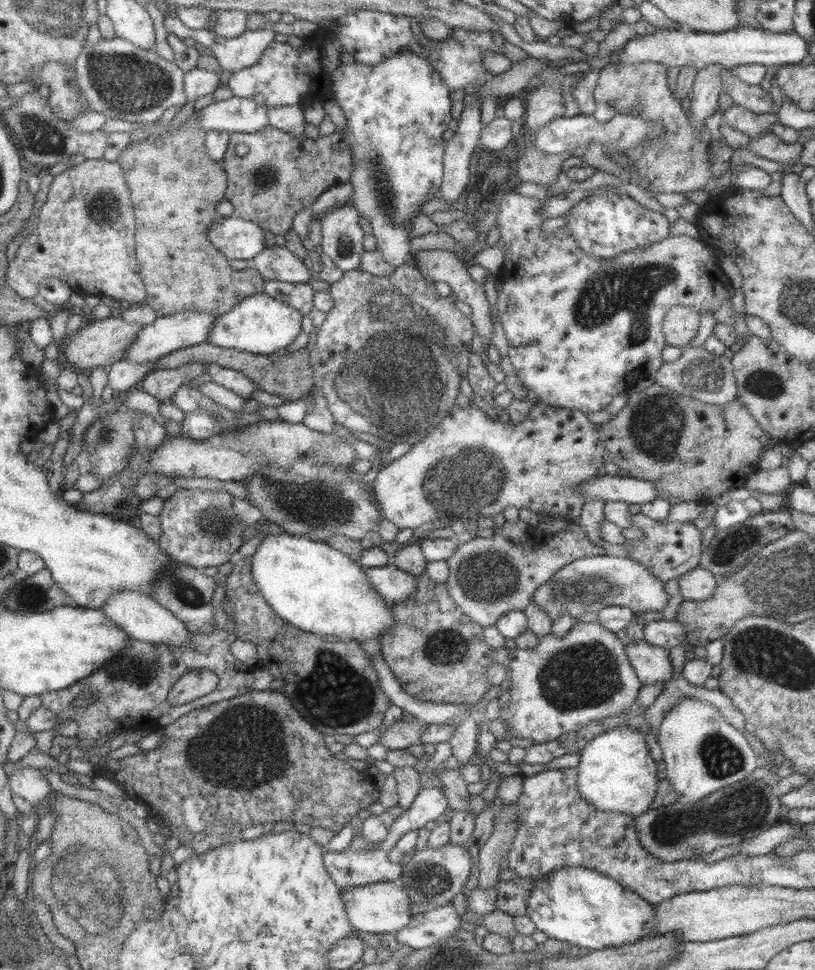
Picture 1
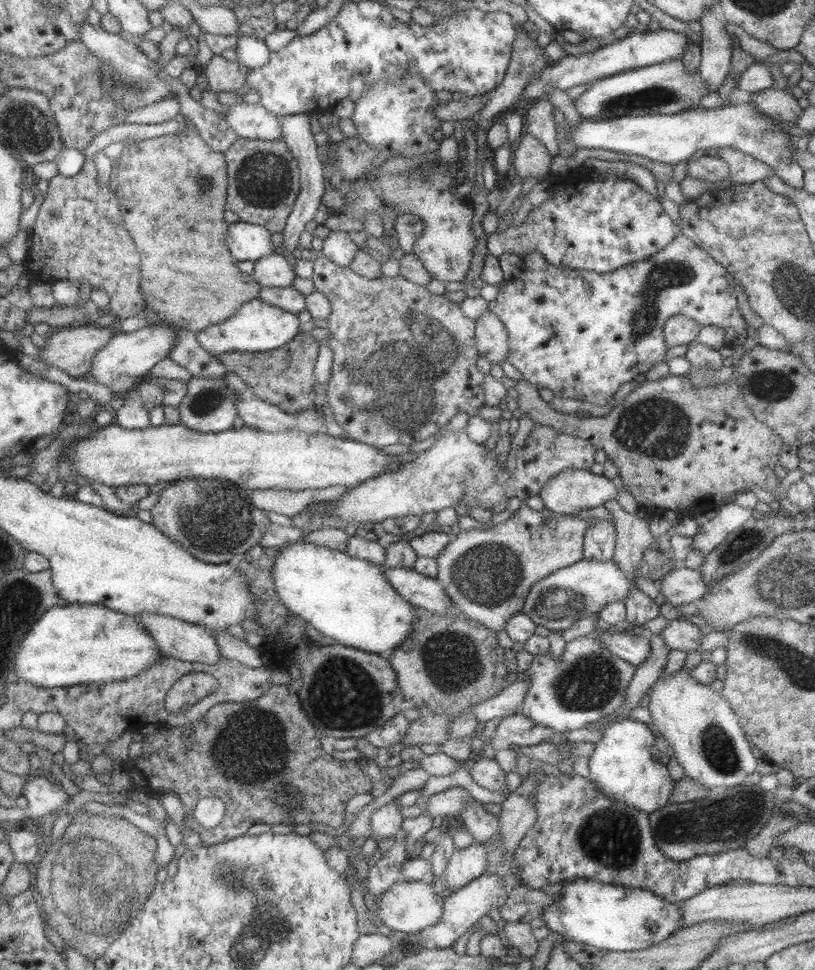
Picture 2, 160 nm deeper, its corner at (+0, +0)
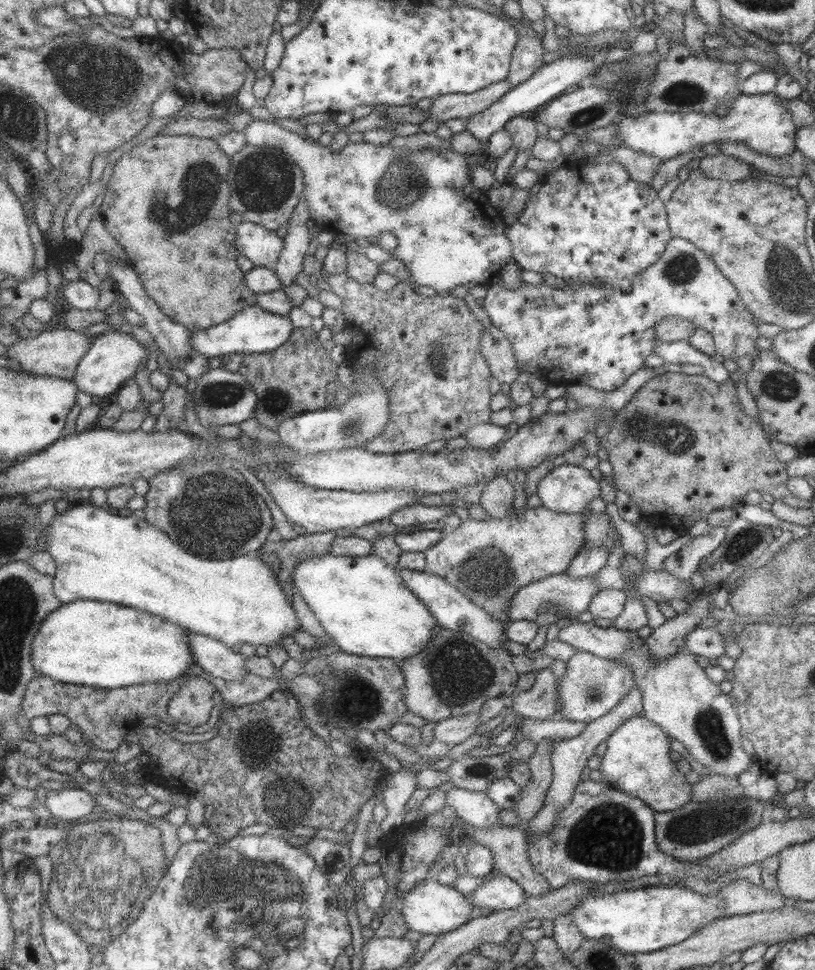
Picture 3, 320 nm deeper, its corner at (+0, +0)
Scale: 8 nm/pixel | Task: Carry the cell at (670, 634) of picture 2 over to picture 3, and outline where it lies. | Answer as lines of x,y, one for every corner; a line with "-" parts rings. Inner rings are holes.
695,627
685,637
685,648
695,657
702,656
707,659
719,659
725,652
722,635
714,628

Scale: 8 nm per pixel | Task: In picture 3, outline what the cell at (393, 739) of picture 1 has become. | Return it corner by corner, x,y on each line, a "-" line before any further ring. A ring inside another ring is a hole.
477,713
464,714
455,718
444,718
434,722
434,740
445,742
450,746
459,744
465,738
474,735
479,725
480,717

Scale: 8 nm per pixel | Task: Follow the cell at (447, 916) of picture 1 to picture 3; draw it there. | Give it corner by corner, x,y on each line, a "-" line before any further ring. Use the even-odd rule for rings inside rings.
490,873
489,879
485,879
481,886
467,896
470,900
469,914
477,916
480,908
493,910
513,909
519,906
527,897
521,885
512,881
509,877

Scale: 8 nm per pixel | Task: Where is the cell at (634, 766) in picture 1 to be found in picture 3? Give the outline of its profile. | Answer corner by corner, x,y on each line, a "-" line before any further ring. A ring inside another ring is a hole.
640,715
621,723
607,738
606,751
599,763
603,782
629,796
640,798
657,812
681,808
692,800
692,787
675,768
675,755
669,747
669,736
654,722

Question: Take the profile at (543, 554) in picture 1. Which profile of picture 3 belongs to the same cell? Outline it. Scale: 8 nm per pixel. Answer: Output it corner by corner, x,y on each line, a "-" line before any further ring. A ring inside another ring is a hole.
543,505
532,508
524,506
518,514
505,518
484,521
468,518
453,530
443,531
443,536
425,550
425,566
422,571
441,577
493,617
493,622
499,622
501,627
507,628
509,620
505,612
511,595
530,582
564,572
583,546
583,529
582,514
556,513

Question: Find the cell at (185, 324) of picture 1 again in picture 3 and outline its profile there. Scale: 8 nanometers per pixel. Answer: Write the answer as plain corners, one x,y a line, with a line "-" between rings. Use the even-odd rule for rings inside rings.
108,330
94,335
92,344
77,362
71,380
79,392
90,394
91,397
106,399
107,394
113,394
130,376
134,376
137,367
147,360
148,351
143,349
134,339
134,335

